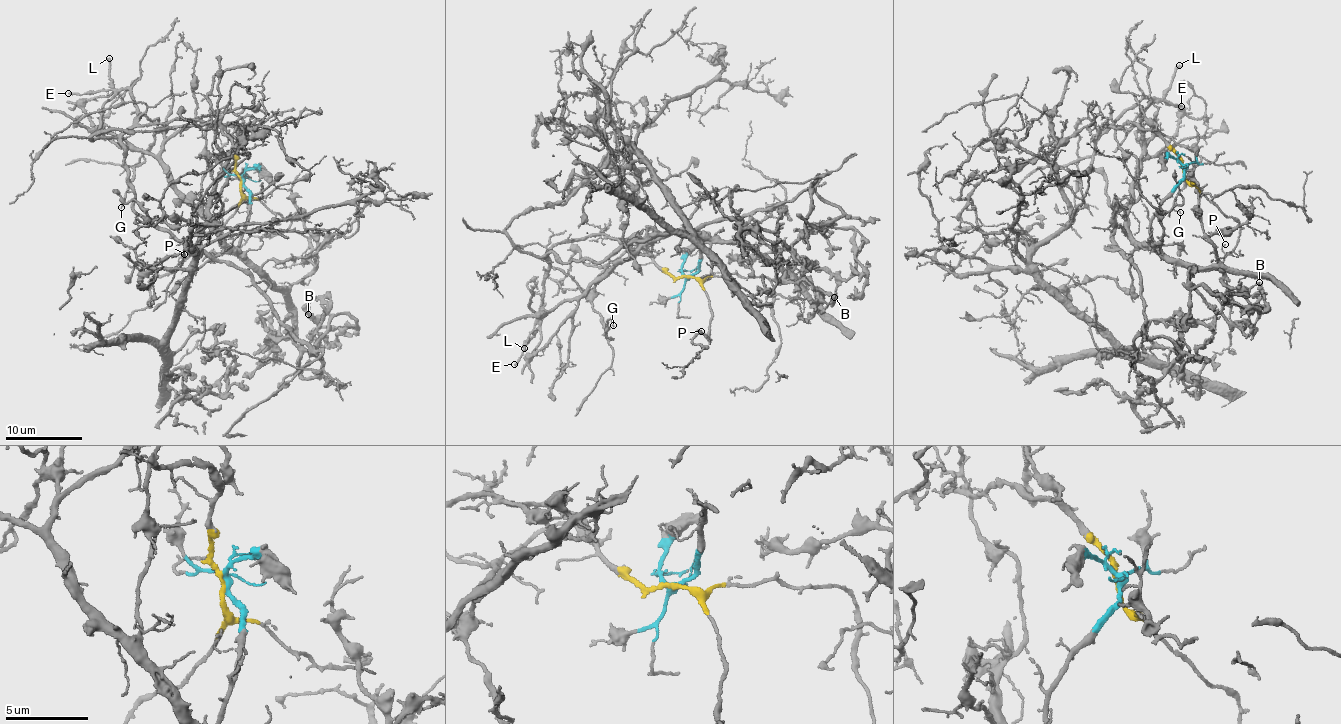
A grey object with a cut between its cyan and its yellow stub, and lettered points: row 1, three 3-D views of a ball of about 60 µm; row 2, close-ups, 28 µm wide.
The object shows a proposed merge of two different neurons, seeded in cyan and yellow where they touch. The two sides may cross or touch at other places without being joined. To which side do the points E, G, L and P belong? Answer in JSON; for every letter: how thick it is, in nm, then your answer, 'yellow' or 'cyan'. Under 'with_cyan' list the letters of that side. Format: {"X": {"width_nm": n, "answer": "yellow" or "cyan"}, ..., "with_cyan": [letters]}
{"E": {"width_nm": 190, "answer": "yellow"}, "G": {"width_nm": 120, "answer": "yellow"}, "L": {"width_nm": 240, "answer": "yellow"}, "P": {"width_nm": 110, "answer": "yellow"}, "with_cyan": []}

